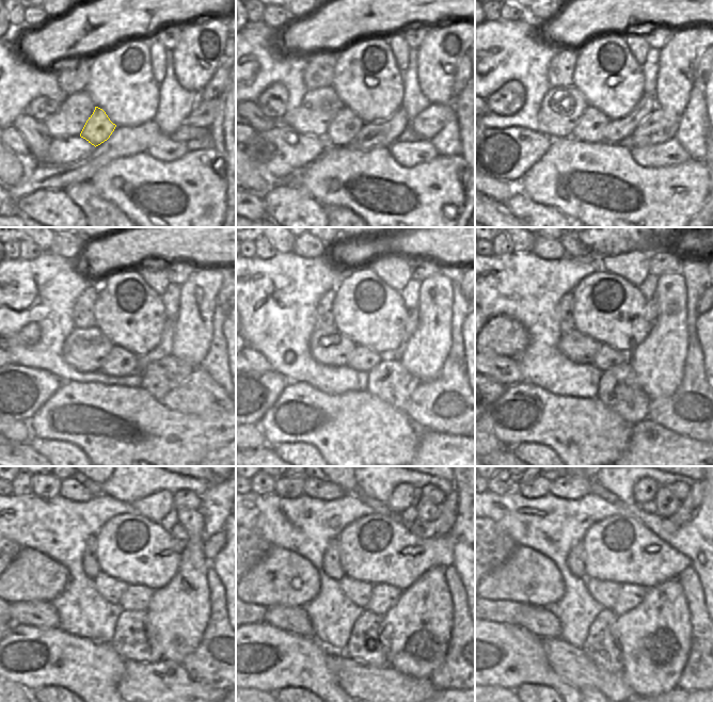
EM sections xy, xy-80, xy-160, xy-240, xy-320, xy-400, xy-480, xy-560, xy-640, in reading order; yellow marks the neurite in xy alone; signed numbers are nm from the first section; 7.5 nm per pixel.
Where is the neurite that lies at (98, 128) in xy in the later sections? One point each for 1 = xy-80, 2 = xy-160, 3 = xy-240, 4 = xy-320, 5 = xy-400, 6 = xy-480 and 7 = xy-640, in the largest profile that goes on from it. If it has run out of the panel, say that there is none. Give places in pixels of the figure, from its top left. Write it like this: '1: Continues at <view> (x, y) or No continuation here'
1: Continues at xy-80 (345, 126)
2: Continues at xy-160 (592, 124)
3: Continues at xy-240 (120, 362)
4: Continues at xy-320 (363, 359)
5: Continues at xy-400 (607, 356)
6: Continues at xy-480 (137, 596)
7: Continues at xy-640 (631, 595).

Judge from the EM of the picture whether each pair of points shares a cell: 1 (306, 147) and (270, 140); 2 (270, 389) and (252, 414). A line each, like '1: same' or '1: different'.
1: same
2: same

